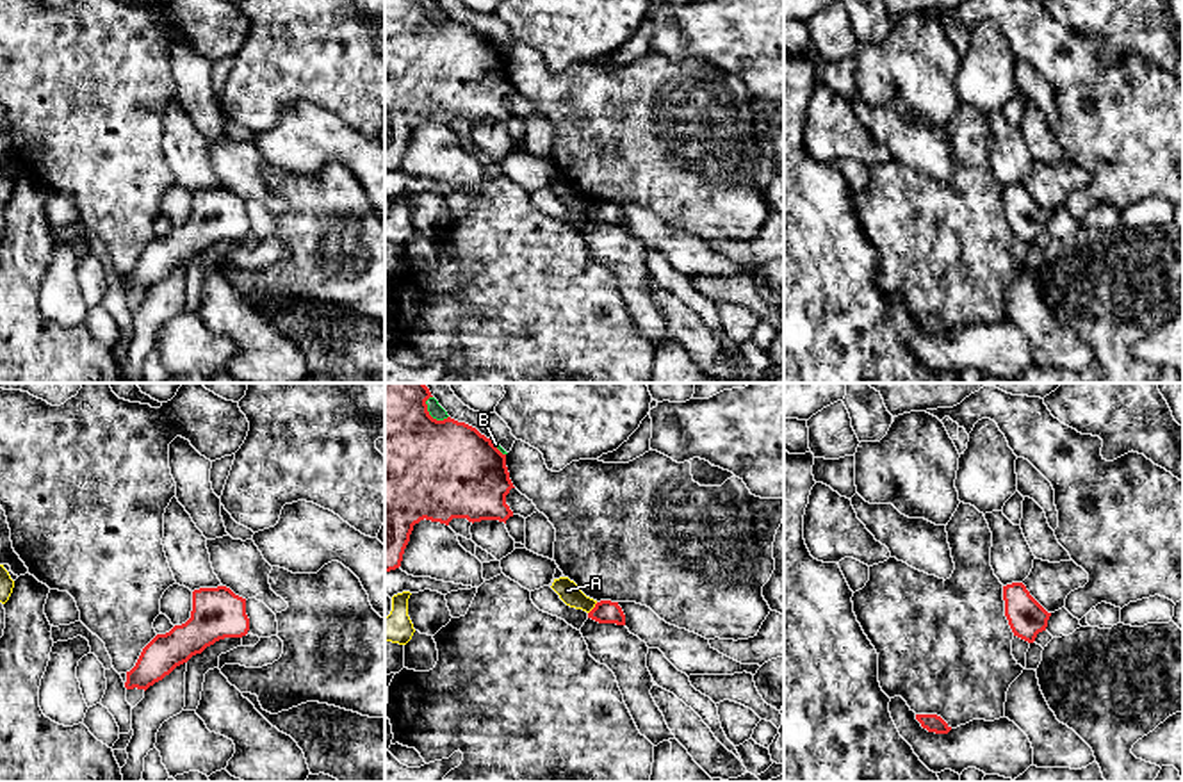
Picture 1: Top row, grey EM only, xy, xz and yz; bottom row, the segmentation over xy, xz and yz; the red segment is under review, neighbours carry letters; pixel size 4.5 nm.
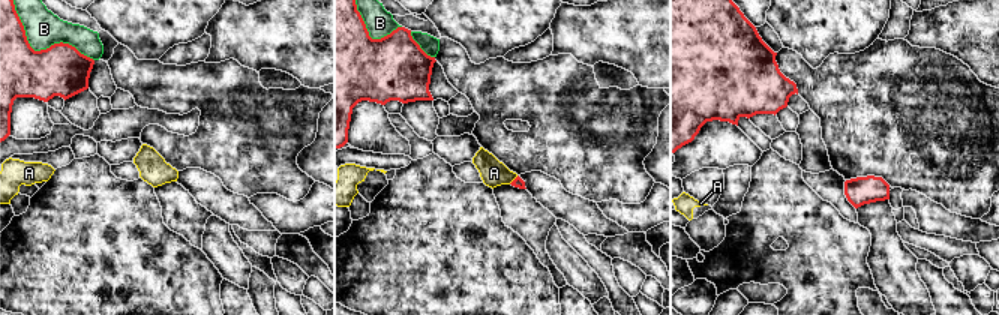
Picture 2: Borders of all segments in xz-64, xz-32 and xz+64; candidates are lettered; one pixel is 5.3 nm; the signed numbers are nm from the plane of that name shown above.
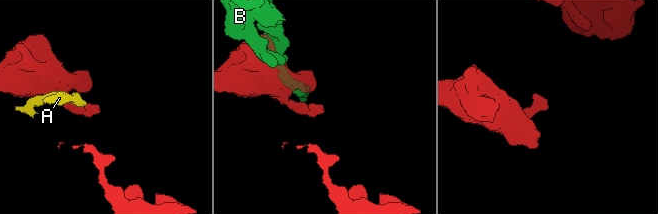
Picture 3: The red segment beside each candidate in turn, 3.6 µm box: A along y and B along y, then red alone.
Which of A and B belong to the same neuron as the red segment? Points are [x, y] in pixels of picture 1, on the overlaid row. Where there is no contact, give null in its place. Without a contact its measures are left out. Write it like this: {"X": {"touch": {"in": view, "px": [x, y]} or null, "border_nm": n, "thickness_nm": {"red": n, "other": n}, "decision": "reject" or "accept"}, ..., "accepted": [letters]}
{"A": {"touch": {"in": "xz", "px": [594, 608]}, "border_nm": 70, "thickness_nm": {"red": 110, "other": 90}, "decision": "reject"}, "B": {"touch": {"in": "xz", "px": [432, 417]}, "border_nm": 130, "thickness_nm": {"red": 500, "other": 70}, "decision": "reject"}, "accepted": []}

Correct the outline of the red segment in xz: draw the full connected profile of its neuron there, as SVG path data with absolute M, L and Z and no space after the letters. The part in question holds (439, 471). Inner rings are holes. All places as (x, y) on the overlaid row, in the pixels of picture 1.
M385 383L385 572L401 566L413 525L431 520L449 525L453 518L469 522L499 520L513 517L506 495L513 486L502 454L490 438L476 428L451 417L436 420L429 415L426 401L433 397L424 383Z

